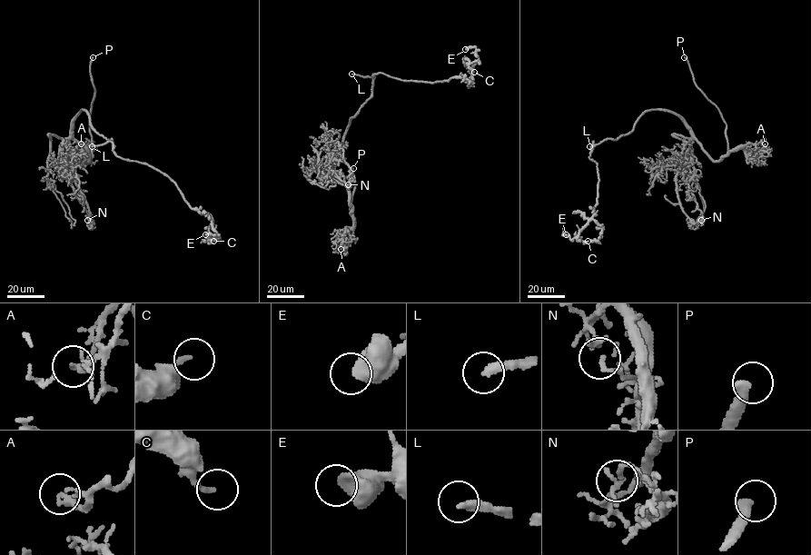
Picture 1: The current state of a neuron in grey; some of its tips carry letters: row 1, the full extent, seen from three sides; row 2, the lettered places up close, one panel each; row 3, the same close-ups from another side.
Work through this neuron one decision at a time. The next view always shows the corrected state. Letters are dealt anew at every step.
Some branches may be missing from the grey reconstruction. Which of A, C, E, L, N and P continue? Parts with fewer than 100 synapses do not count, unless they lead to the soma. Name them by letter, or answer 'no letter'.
L, P

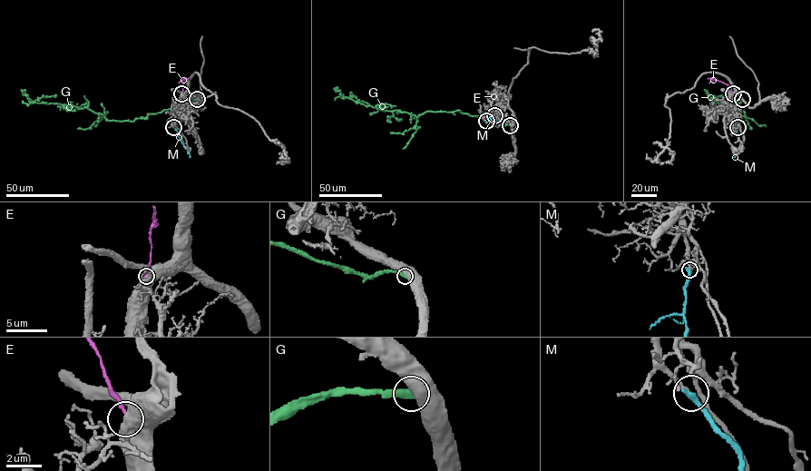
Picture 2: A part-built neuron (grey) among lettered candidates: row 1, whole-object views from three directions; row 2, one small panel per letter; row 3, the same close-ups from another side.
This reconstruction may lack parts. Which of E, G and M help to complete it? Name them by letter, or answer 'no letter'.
M

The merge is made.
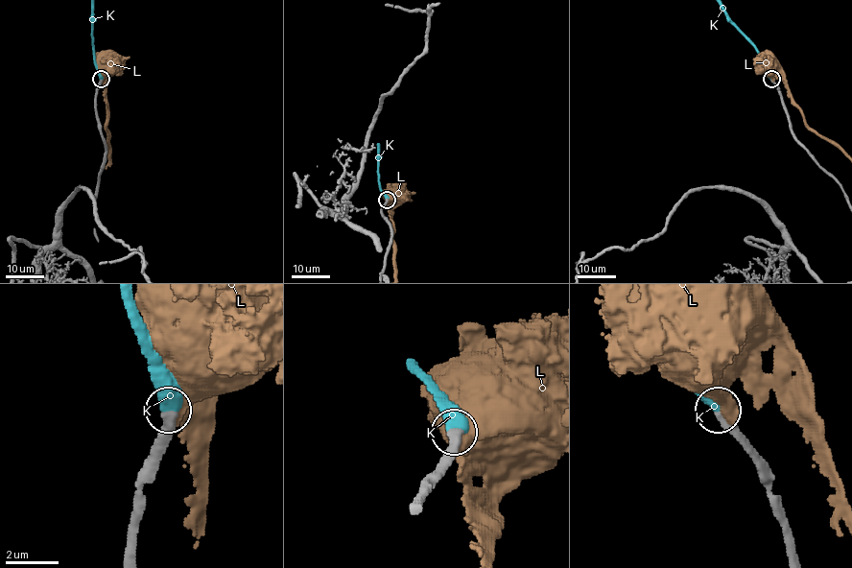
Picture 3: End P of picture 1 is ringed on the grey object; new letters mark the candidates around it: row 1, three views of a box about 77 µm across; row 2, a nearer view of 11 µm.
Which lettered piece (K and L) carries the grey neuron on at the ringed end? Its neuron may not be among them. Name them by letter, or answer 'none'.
K

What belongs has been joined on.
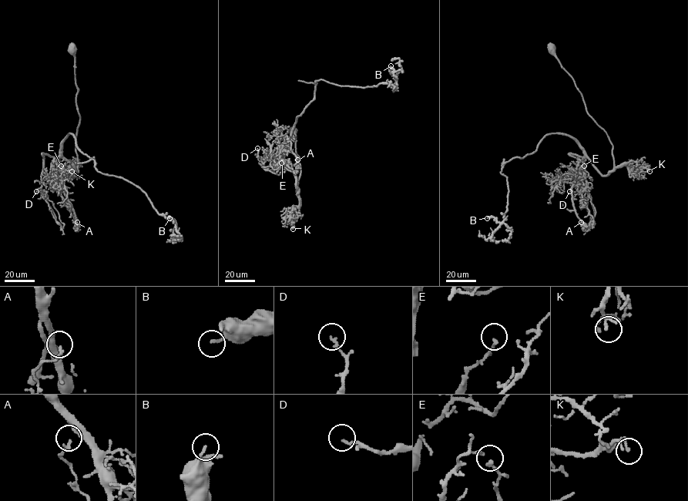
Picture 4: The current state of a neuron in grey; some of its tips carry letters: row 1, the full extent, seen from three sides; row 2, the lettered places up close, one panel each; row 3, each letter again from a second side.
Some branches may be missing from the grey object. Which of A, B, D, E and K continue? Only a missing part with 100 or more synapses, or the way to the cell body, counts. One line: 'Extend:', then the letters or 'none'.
Extend: none

